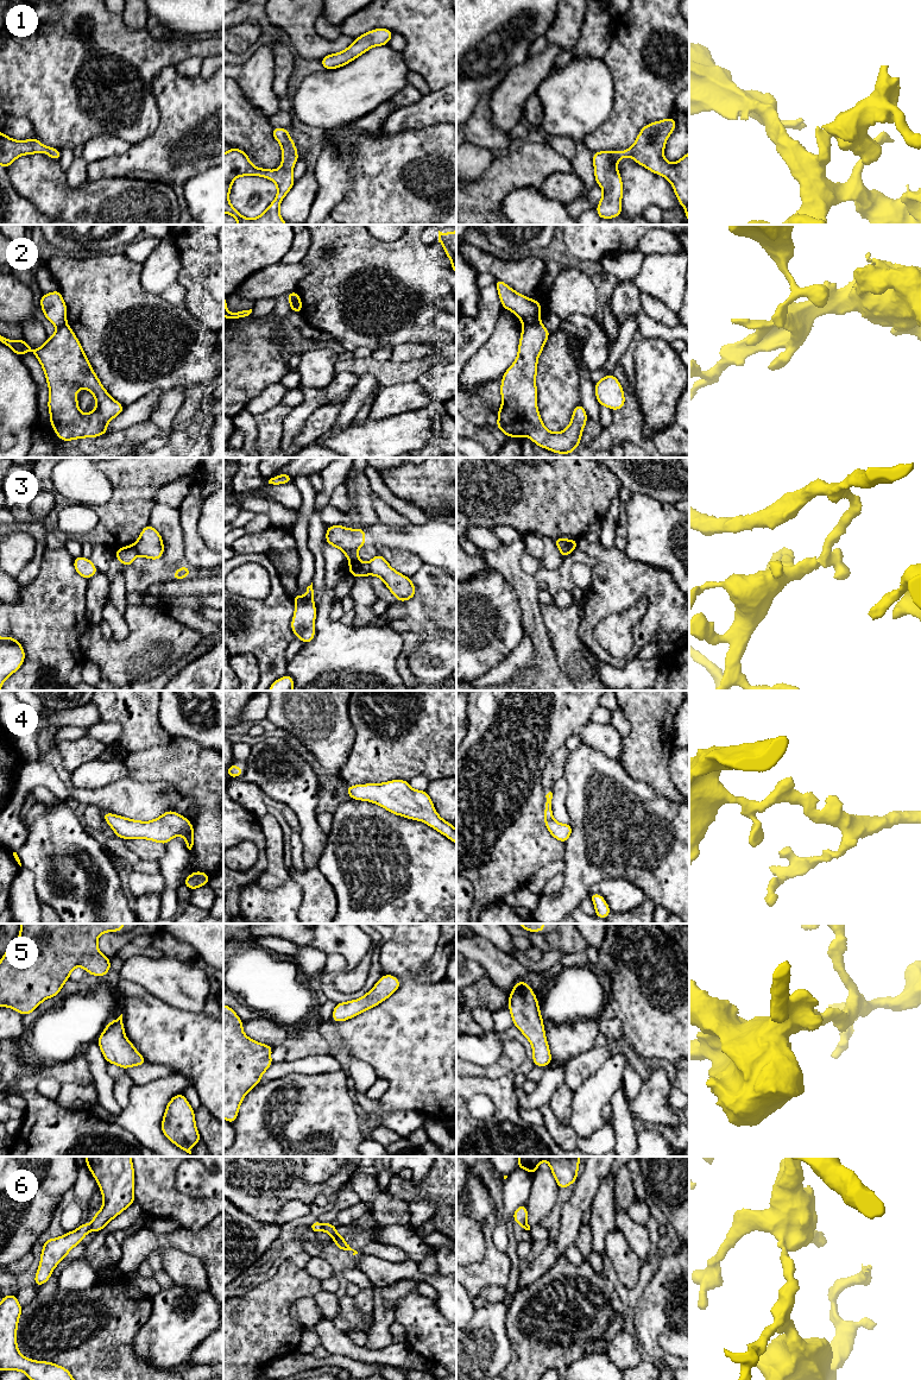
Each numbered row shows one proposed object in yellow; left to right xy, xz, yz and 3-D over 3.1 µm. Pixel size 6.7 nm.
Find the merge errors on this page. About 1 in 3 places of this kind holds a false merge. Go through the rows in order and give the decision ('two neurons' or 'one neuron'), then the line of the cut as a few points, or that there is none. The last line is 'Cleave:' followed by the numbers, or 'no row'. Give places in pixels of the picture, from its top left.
1: one neuron; no cut
2: two neurons; cut in yz along (538, 322), (524, 326)
3: two neurons; cut in xz along (364, 565), (368, 573)
4: one neuron; no cut
5: one neuron; no cut
6: two neurons; cut in xz along (321, 1224), (323, 1229)
Cleave: 2, 3, 6

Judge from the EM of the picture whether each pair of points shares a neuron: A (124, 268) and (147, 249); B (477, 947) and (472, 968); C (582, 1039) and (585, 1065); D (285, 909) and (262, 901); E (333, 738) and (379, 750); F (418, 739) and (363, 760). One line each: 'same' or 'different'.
A: different
B: different
C: different
D: same
E: different
F: same

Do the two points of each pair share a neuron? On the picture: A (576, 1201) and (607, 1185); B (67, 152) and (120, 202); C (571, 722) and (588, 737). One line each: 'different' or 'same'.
A: different
B: different
C: different

